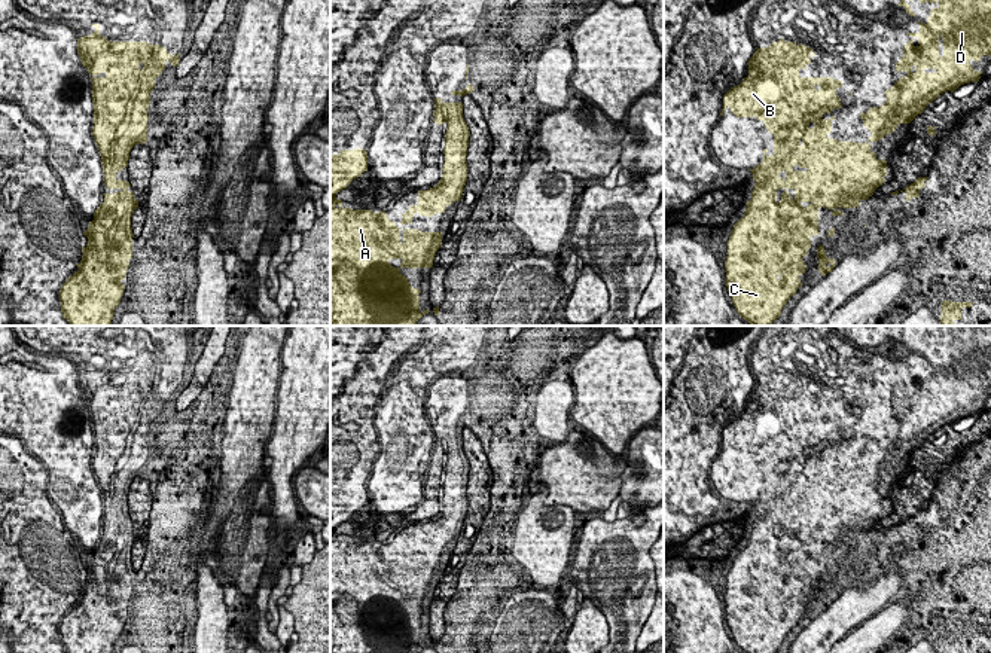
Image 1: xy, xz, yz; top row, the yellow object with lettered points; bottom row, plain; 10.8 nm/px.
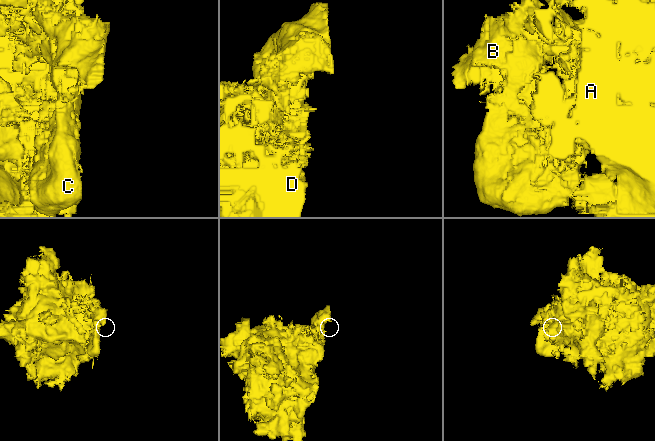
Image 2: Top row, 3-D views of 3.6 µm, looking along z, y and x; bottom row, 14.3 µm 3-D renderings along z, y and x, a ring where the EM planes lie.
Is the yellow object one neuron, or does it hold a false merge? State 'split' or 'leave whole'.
leave whole

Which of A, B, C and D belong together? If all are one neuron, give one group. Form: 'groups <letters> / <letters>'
groups A B C D

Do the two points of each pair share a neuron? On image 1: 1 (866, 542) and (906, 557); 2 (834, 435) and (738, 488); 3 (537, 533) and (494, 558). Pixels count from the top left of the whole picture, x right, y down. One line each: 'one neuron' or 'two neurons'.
1: one neuron
2: one neuron
3: one neuron

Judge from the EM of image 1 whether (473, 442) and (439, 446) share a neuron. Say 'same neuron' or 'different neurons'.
different neurons

